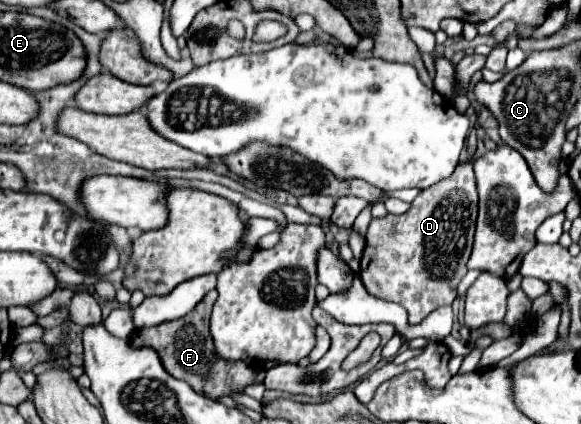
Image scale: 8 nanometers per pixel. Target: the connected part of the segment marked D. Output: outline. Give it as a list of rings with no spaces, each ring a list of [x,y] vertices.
[[[462,161],[448,179],[440,181],[438,185],[432,185],[430,189],[420,191],[406,213],[372,219],[366,231],[366,249],[360,259],[360,279],[366,291],[378,299],[402,305],[408,311],[410,325],[420,323],[426,315],[430,315],[434,309],[442,305],[452,305],[452,301],[456,299],[456,287],[468,271],[466,261],[472,253],[476,213],[478,193],[472,163]]]

